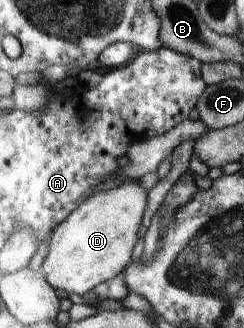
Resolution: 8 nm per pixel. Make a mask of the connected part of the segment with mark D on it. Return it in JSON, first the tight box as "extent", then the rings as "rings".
{"extent":[41,180,148,299],"rings":[[[136,180],[124,183],[115,188],[94,192],[86,198],[68,218],[56,226],[50,235],[48,255],[41,266],[43,274],[54,287],[69,293],[71,297],[79,299],[84,293],[92,291],[98,283],[112,281],[116,275],[120,275],[129,265],[132,259],[136,242],[139,241],[140,223],[146,211],[146,195],[148,190],[142,187]]]}

